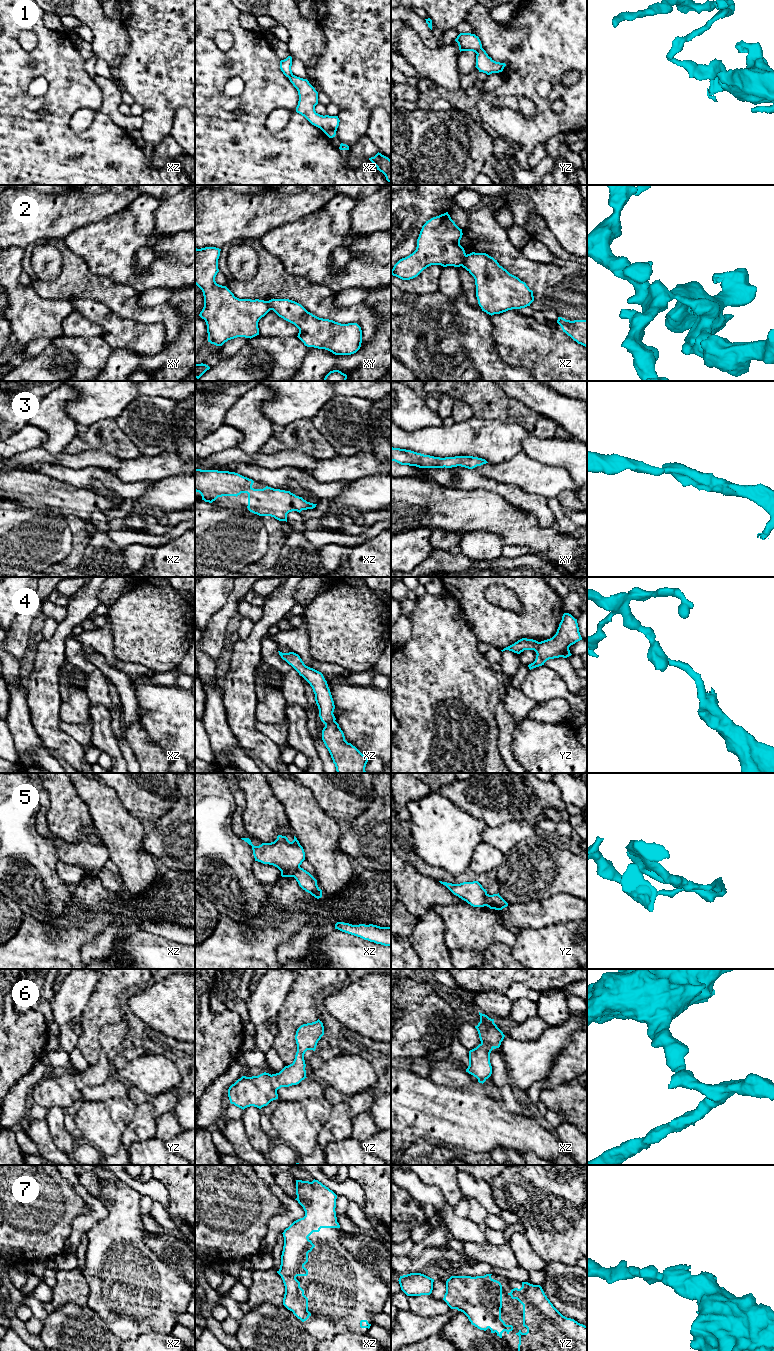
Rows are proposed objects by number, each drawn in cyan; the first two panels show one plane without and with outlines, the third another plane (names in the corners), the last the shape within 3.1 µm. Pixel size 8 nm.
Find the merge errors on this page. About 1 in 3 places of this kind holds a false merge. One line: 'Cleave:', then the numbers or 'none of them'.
Cleave: 1, 2, 4, 5

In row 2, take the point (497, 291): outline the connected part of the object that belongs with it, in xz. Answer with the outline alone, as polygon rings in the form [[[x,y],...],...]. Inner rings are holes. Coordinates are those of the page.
[[[472,252],[465,256],[462,267],[475,279],[476,297],[482,311],[489,315],[500,314],[512,309],[521,309],[534,301],[533,291],[525,282],[510,274],[497,260],[486,253]]]

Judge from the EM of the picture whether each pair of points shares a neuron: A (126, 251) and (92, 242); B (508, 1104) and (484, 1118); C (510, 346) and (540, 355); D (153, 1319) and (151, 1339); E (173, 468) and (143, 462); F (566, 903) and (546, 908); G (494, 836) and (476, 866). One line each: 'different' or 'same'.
A: same
B: different
C: same
D: different
E: same
F: same
G: different

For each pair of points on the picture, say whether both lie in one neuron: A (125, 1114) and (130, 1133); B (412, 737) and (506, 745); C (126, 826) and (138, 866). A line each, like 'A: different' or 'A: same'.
A: different
B: different
C: same

